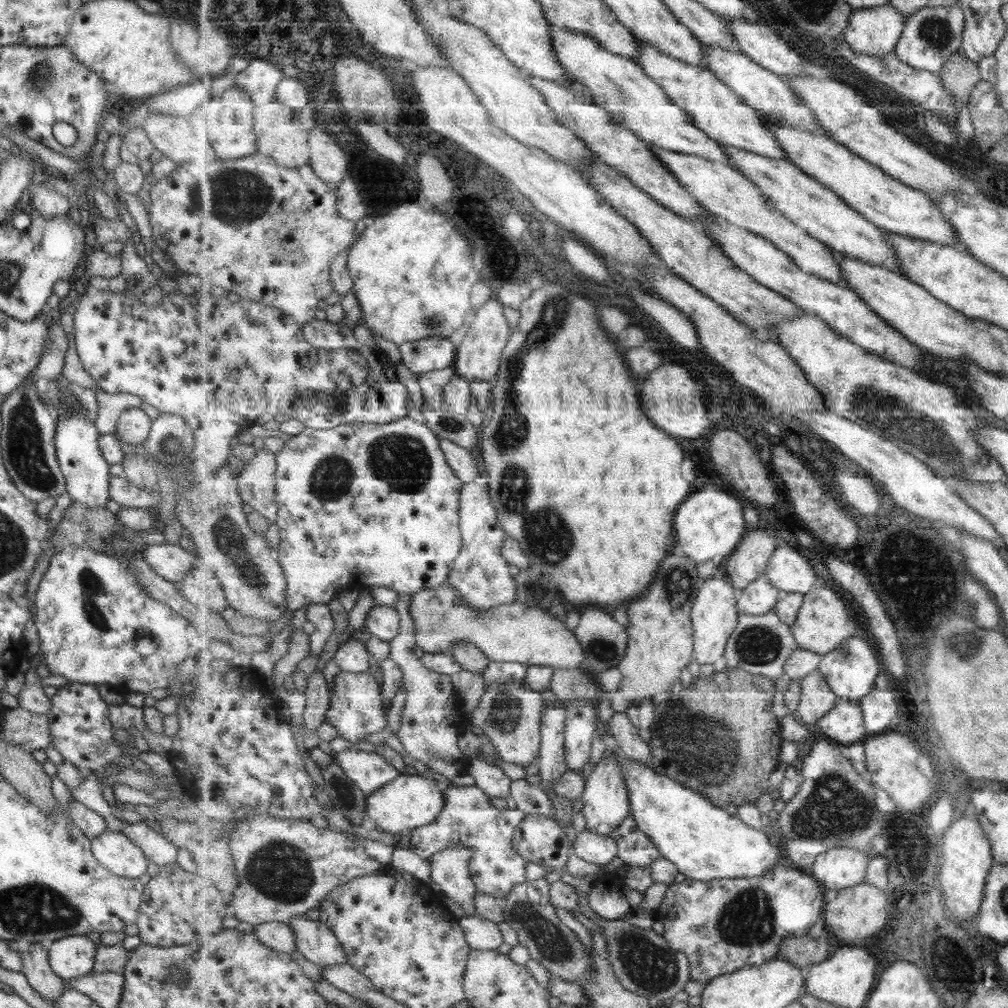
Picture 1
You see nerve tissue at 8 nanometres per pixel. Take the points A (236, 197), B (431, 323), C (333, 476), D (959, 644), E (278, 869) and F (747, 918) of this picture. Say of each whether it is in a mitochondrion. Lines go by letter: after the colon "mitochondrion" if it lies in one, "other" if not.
A: mitochondrion
B: other
C: mitochondrion
D: mitochondrion
E: mitochondrion
F: mitochondrion

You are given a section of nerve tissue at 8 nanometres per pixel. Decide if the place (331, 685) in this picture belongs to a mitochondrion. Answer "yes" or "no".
no

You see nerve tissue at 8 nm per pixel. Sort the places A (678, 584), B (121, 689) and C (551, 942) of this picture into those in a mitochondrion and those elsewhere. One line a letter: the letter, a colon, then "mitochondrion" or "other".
A: mitochondrion
B: other
C: mitochondrion

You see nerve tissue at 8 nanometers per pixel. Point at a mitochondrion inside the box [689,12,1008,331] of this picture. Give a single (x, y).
(936, 32)

